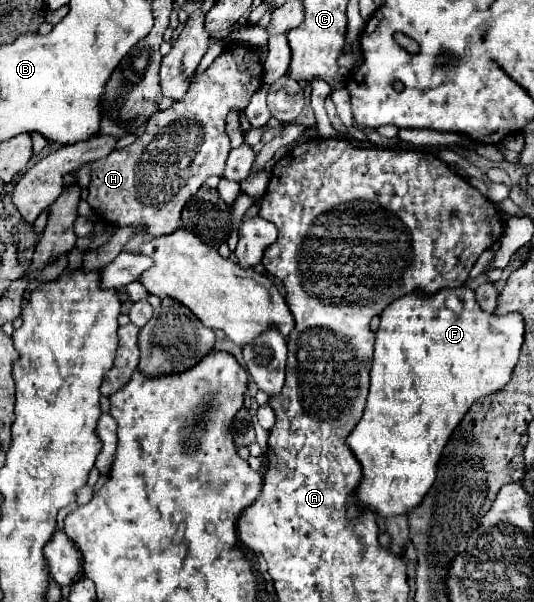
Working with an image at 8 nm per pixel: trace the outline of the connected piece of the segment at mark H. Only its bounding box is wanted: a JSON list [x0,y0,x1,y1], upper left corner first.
[88,45,262,253]

